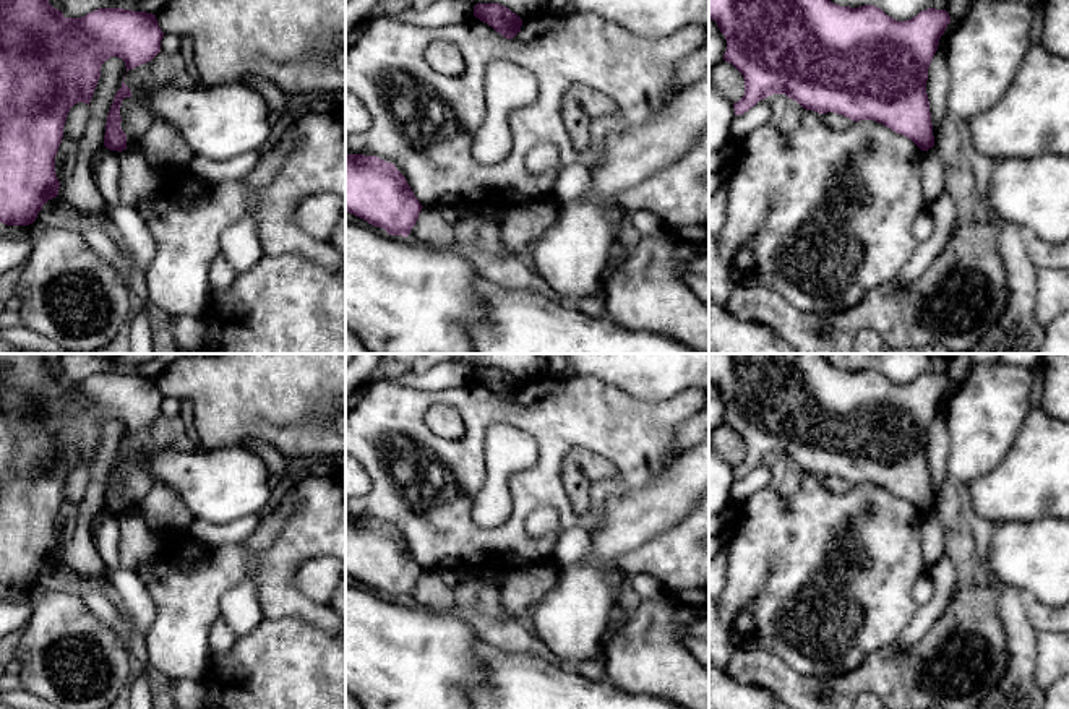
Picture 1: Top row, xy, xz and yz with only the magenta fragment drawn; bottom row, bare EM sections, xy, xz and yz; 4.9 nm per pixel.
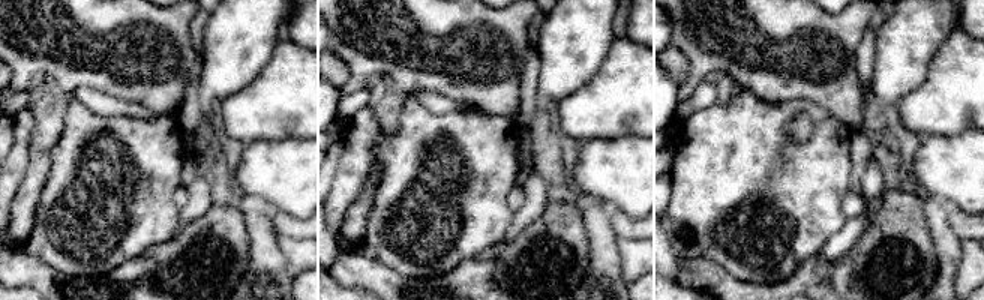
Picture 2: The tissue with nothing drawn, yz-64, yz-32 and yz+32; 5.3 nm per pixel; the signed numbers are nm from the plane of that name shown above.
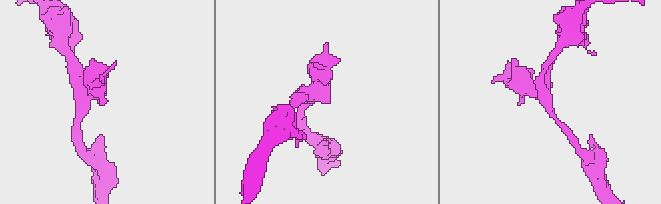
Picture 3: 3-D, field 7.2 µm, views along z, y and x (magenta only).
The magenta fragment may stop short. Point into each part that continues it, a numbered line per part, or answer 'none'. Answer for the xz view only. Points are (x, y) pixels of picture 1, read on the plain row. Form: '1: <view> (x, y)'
none

